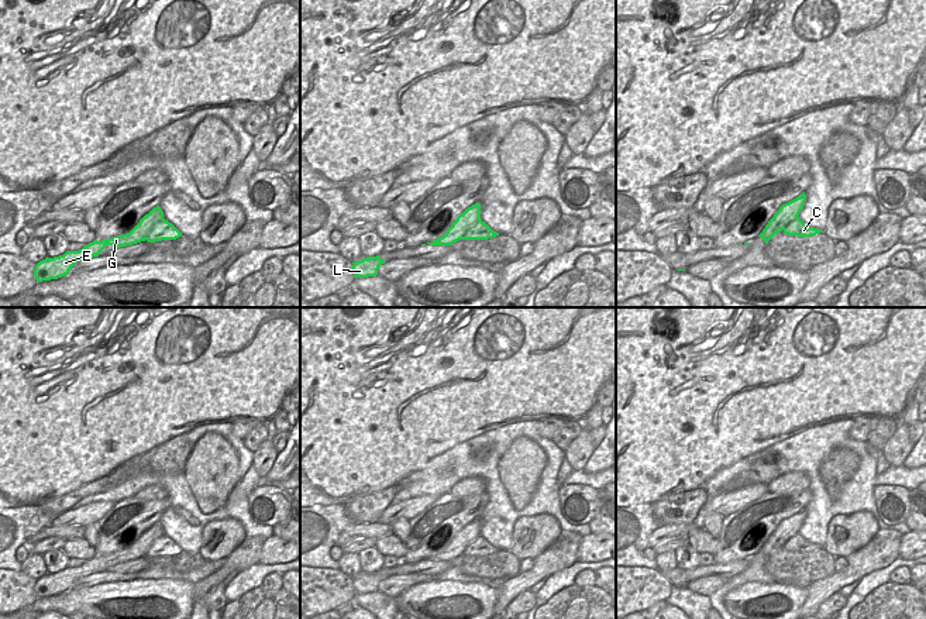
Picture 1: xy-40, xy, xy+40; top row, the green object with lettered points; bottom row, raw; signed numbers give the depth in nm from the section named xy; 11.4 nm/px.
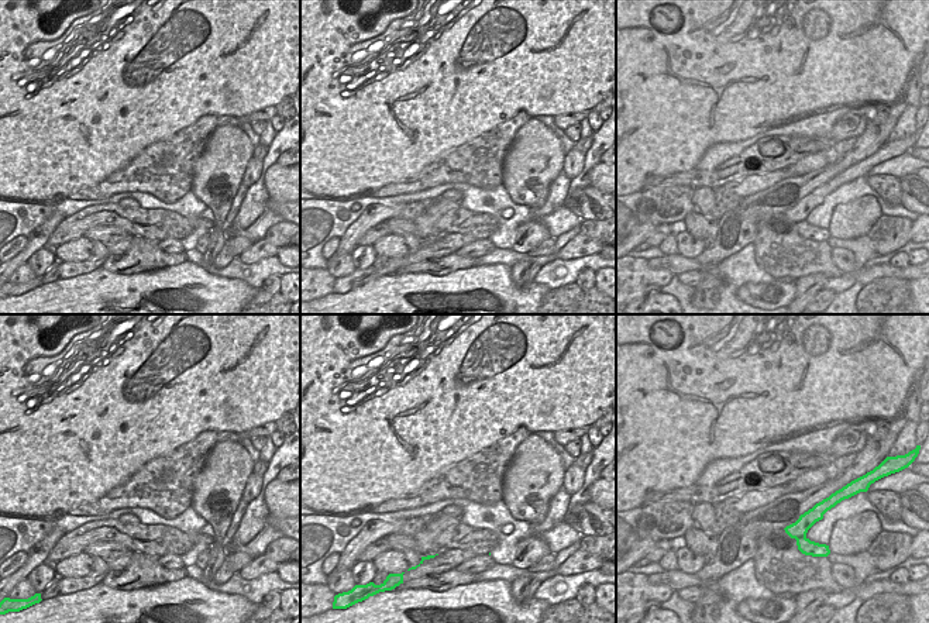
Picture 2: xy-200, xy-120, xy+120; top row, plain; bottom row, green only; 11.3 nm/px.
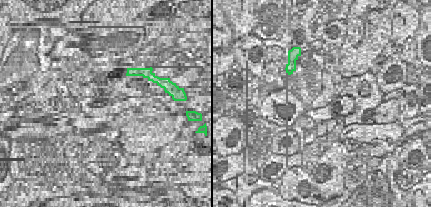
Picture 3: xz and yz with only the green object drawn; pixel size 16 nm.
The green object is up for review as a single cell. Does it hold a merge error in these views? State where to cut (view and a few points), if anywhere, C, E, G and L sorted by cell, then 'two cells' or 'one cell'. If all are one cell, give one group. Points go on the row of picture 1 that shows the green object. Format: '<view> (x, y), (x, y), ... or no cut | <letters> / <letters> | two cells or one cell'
xy-40 (164, 219), (154, 226), (145, 238) | C / E G L | two cells

